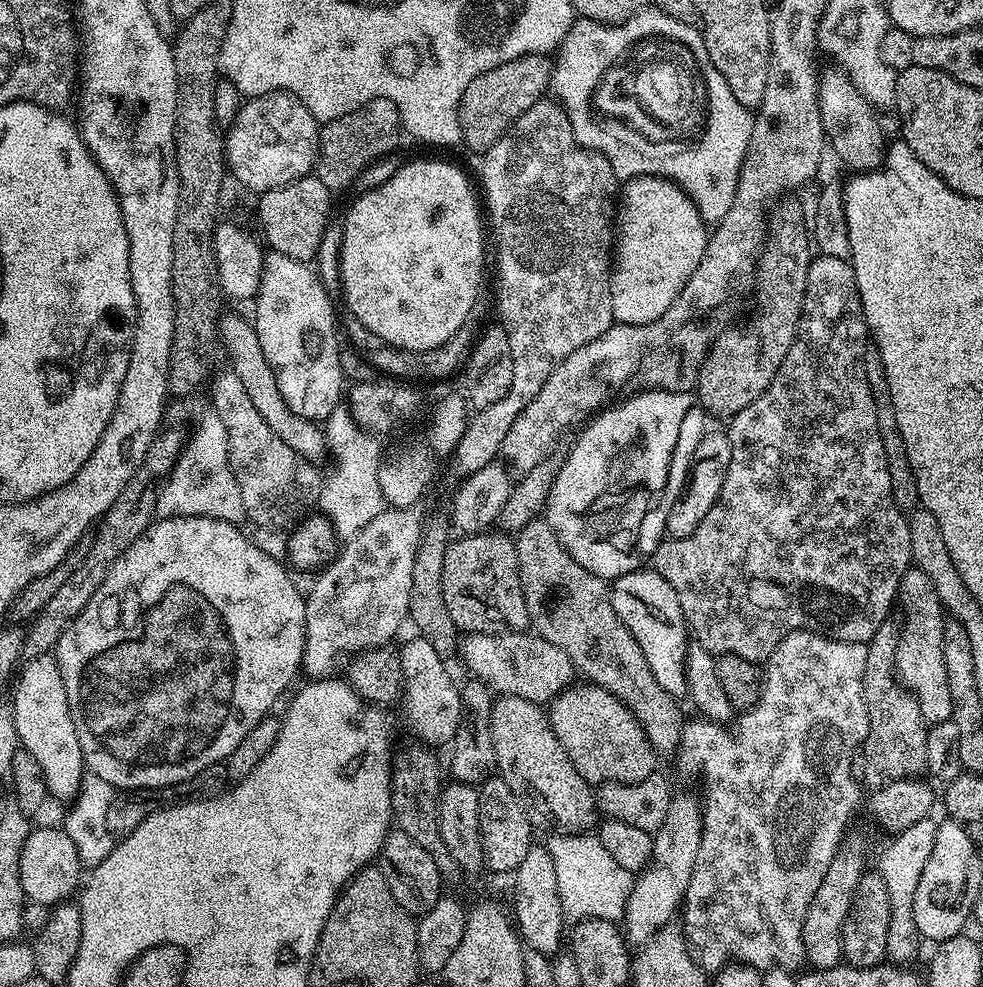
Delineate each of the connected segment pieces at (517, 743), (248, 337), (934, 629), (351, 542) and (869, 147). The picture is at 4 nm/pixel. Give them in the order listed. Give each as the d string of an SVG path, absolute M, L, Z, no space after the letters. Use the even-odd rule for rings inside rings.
M500 696L492 706L492 733L496 755L495 771L499 779L504 780L510 790L514 790L533 829L545 828L545 833L548 834L579 836L591 833L597 827L598 809L593 785L587 784L582 774L574 770L574 762L570 762L566 750L562 750L562 742L558 742L548 721L547 711L541 705L517 696Z
M227 311L217 321L217 337L223 351L225 348L228 354L231 362L230 370L245 387L246 394L249 395L250 402L254 405L254 410L258 411L262 420L270 426L270 430L304 460L320 464L324 458L327 459L325 431L315 421L302 418L286 405L286 400L278 389L274 370L271 369L270 362L266 361L266 356L262 351L262 344L258 340L255 325L249 319L247 321L244 317Z
M914 566L902 578L898 593L899 607L904 607L900 624L900 641L896 655L896 674L901 684L912 693L922 710L925 724L931 726L952 718L950 686L946 683L946 661L942 659L942 630L946 613L940 605L934 582Z
M386 507L386 509L384 510L384 512L378 514L378 516L376 518L374 518L374 520L372 522L369 522L366 524L366 526L364 526L363 528L361 528L360 532L357 533L355 536L351 537L351 539L349 539L347 541L348 544L343 547L341 547L339 549L339 551L337 551L333 561L331 564L327 565L327 567L325 567L323 569L323 571L321 571L319 573L320 576L317 578L316 581L313 582L312 584L312 589L307 589L306 592L306 599L304 602L304 613L306 614L306 638L304 639L304 662L302 665L302 672L303 675L308 675L308 678L332 678L335 677L337 675L336 672L336 663L339 662L340 660L340 656L348 656L347 658L352 658L355 657L357 654L363 654L373 648L382 648L388 645L391 645L393 643L392 639L395 638L396 636L396 631L399 630L400 627L403 626L404 624L404 620L405 620L405 624L406 621L409 619L409 615L408 615L408 607L410 606L410 578L412 578L414 576L414 554L416 553L416 547L420 544L420 536L422 535L422 533L424 533L424 521L426 519L425 513L420 513L421 509L419 507L414 507L414 508L390 508L390 507Z
M831 66L819 73L817 86L818 110L822 114L822 130L827 143L836 151L836 156L844 164L856 168L857 171L871 171L879 168L884 162L886 151L886 139L884 140L884 128L880 120L875 116L873 105L850 82L850 78L844 69L839 66Z

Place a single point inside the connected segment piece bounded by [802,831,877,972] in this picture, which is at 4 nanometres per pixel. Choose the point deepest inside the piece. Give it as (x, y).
(822, 932)

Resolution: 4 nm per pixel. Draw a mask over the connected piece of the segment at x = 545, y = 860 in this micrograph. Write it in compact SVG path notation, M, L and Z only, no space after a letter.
M540 844L533 845L513 872L512 879L514 879L512 916L521 939L531 951L547 956L557 955L556 952L562 942L562 932L564 930L565 933L566 930L566 921L561 896L558 894L554 860L548 853L547 847Z

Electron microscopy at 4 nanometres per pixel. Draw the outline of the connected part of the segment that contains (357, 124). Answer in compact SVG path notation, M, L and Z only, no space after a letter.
M374 98L342 118L327 121L320 129L320 152L316 155L314 174L333 194L348 188L379 156L392 152L400 144L400 111L392 100Z

